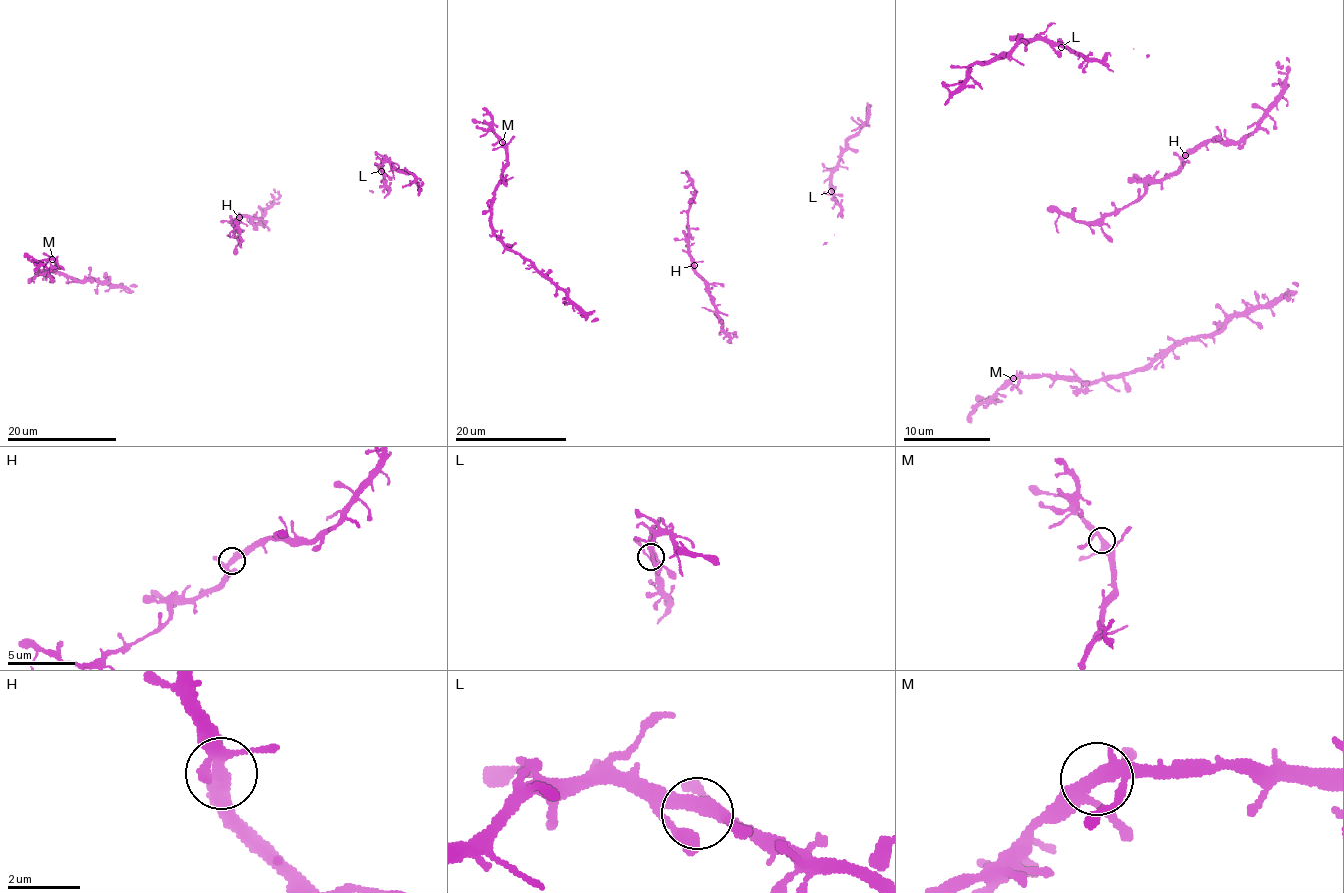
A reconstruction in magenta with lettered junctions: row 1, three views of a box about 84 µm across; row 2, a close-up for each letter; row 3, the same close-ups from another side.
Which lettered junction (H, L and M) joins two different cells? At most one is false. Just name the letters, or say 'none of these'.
none of these

